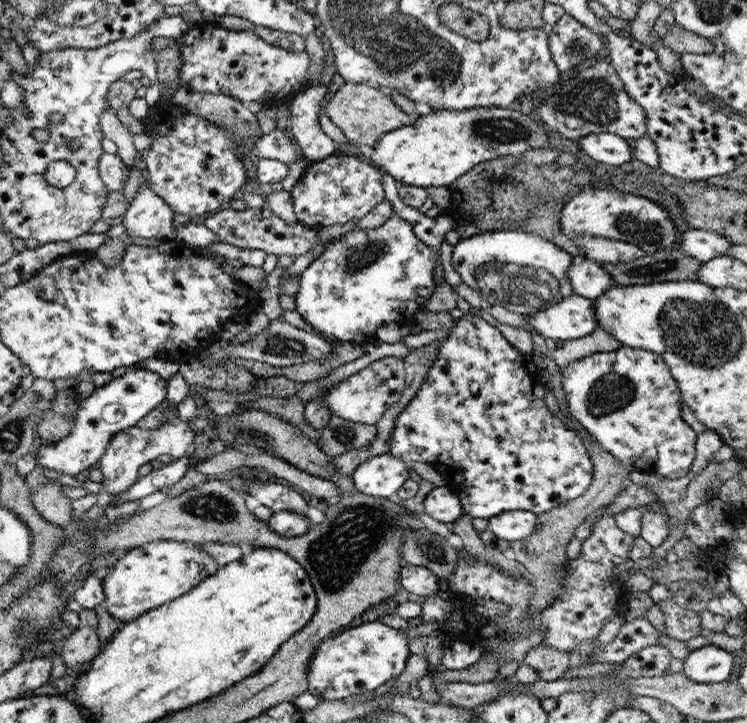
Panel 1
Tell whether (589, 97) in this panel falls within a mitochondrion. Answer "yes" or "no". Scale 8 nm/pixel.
yes

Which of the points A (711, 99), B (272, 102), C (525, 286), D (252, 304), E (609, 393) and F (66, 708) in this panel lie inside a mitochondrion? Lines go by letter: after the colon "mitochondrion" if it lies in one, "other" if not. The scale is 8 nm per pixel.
A: other
B: other
C: mitochondrion
D: other
E: mitochondrion
F: other

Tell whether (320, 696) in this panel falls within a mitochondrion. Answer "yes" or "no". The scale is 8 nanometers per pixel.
no

